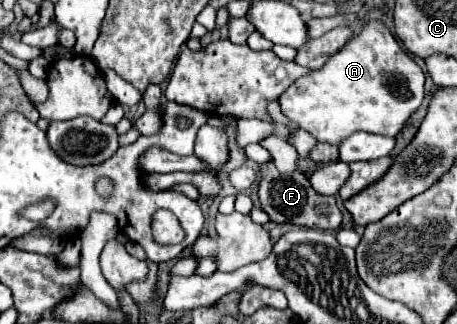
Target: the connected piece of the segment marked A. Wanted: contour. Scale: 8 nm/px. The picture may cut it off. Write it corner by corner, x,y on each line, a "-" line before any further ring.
370,21
362,33
354,35
346,47
342,47
322,69
312,71
306,77
300,77
292,83
292,87
280,97
282,113
298,123
302,129
312,133
318,141
340,145
346,135
356,131
396,137
402,133
410,115
422,105
424,99
424,73
416,65
416,61
398,45
398,41
390,35
388,27
380,21

